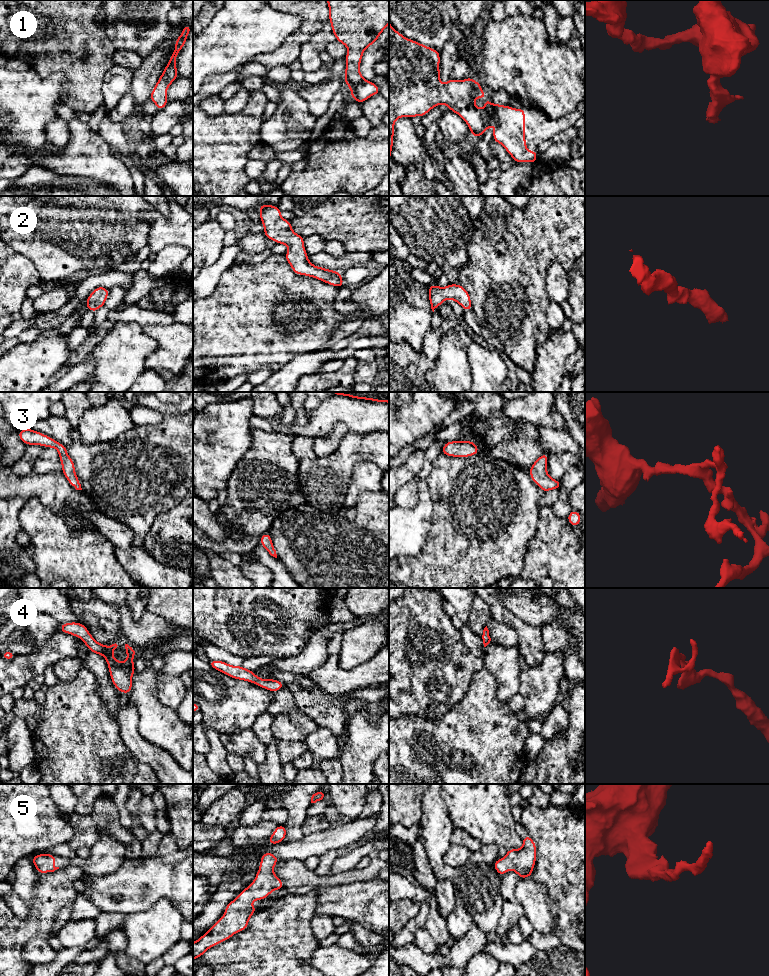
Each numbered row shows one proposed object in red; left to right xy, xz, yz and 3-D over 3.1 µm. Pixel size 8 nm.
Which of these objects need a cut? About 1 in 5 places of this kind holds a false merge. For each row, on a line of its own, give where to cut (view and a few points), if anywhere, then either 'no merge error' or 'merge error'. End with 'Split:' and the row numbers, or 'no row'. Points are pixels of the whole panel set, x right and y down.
1: no cut; no merge error
2: no cut; no merge error
3: no cut; no merge error
4: no cut; no merge error
5: no cut; no merge error
Split: no row

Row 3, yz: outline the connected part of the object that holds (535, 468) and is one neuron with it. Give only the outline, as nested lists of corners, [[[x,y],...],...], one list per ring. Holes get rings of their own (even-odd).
[[[543,453],[531,466],[529,474],[532,481],[544,492],[552,489],[560,489],[561,482],[551,478],[547,472],[547,460],[549,455]]]

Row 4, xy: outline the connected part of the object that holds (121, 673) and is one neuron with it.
[[[70,622],[60,624],[60,631],[80,638],[92,653],[102,655],[107,661],[110,678],[114,687],[119,692],[129,695],[132,691],[133,673],[136,670],[133,663],[133,657],[137,654],[135,649],[125,644],[127,659],[125,662],[121,662],[117,661],[113,656],[113,651],[118,645],[115,643],[110,646],[105,646],[98,643],[82,623]]]

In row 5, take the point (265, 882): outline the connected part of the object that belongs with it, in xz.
[[[269,851],[261,856],[255,880],[227,904],[222,918],[199,940],[193,942],[193,960],[248,927],[250,917],[257,911],[257,908],[251,905],[251,901],[266,899],[273,890],[283,888],[283,881],[274,874],[274,865],[279,861],[280,859]]]

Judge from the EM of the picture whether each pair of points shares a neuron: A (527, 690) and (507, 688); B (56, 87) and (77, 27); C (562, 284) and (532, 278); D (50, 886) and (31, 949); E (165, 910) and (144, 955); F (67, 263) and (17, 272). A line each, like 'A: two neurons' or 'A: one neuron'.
A: two neurons
B: two neurons
C: two neurons
D: two neurons
E: one neuron
F: two neurons

